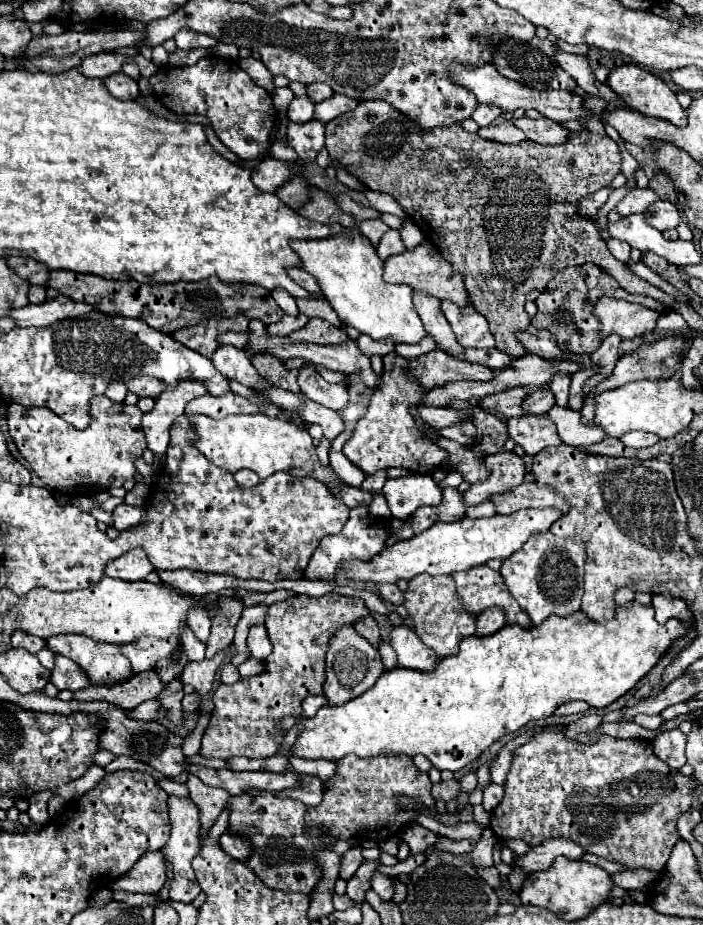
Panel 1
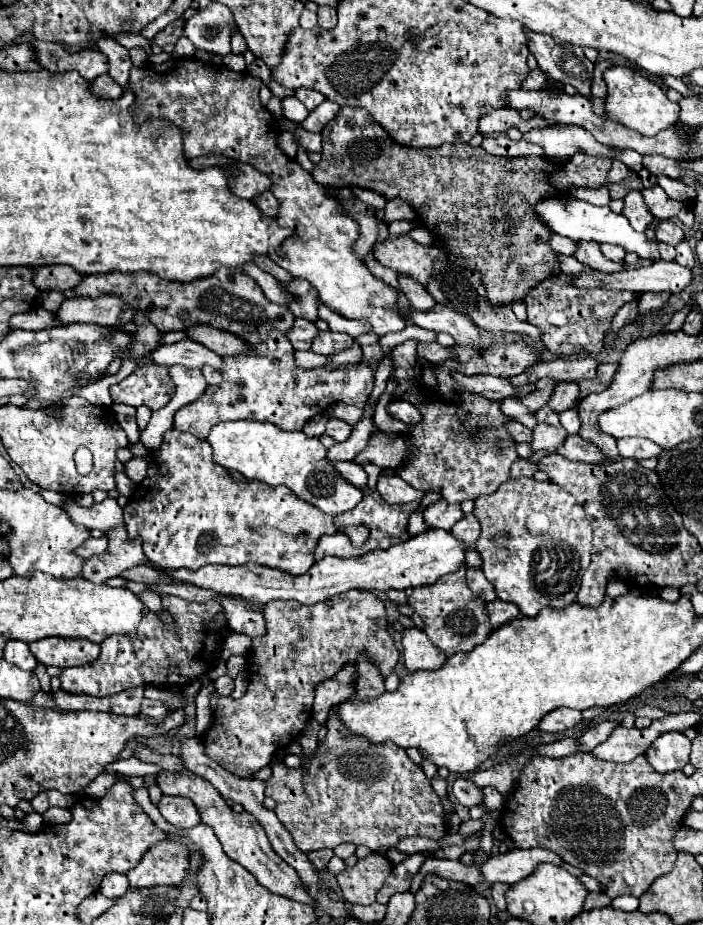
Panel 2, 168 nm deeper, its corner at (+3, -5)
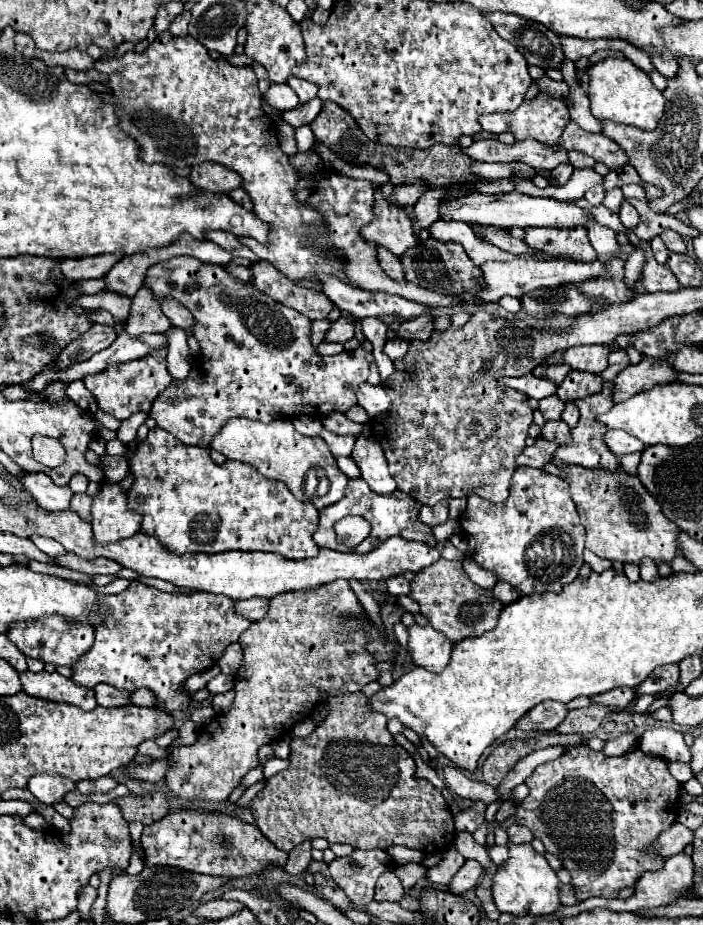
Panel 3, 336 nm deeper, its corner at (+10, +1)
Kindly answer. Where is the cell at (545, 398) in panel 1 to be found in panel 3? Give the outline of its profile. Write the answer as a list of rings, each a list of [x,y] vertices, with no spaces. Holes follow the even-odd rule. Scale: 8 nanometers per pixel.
[[[570,371],[566,379],[558,385],[556,397],[564,403],[574,403],[578,399],[584,399],[588,395],[594,395],[602,389],[602,379],[594,373],[584,371]]]

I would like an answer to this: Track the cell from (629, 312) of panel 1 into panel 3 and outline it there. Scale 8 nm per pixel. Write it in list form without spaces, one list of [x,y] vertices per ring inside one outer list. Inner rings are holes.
[[[646,249],[646,257],[648,259],[646,259],[646,265],[644,265],[644,271],[642,271],[642,281],[640,281],[644,291],[656,293],[656,291],[676,291],[676,289],[680,289],[680,283],[674,277],[674,273],[666,265],[656,263],[650,249]]]

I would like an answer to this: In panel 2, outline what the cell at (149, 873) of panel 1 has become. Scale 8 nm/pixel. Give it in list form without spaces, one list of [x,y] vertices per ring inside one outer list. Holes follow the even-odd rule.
[[[163,839],[153,845],[133,871],[127,873],[133,889],[153,885],[181,885],[189,875],[189,851],[173,841]]]

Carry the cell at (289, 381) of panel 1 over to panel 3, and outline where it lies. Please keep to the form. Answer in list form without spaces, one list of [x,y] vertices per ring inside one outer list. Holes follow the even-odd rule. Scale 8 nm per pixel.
[[[172,257],[160,265],[152,265],[144,275],[144,285],[152,291],[154,299],[176,299],[196,319],[194,335],[202,347],[202,371],[194,369],[186,381],[174,381],[152,405],[150,417],[158,427],[170,431],[186,445],[208,447],[208,441],[230,417],[248,417],[258,421],[294,419],[302,413],[308,417],[326,417],[328,413],[346,413],[356,405],[358,385],[368,379],[372,353],[364,347],[342,351],[334,357],[320,357],[310,345],[310,319],[294,309],[258,293],[244,281],[234,281],[222,265],[202,263],[194,257]]]

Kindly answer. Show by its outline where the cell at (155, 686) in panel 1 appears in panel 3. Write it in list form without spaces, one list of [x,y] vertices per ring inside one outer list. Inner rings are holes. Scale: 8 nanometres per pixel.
[[[24,671],[20,673],[20,681],[22,681],[22,691],[32,697],[40,697],[56,703],[70,703],[84,711],[92,711],[98,707],[92,689],[74,685],[74,681],[58,673]]]

